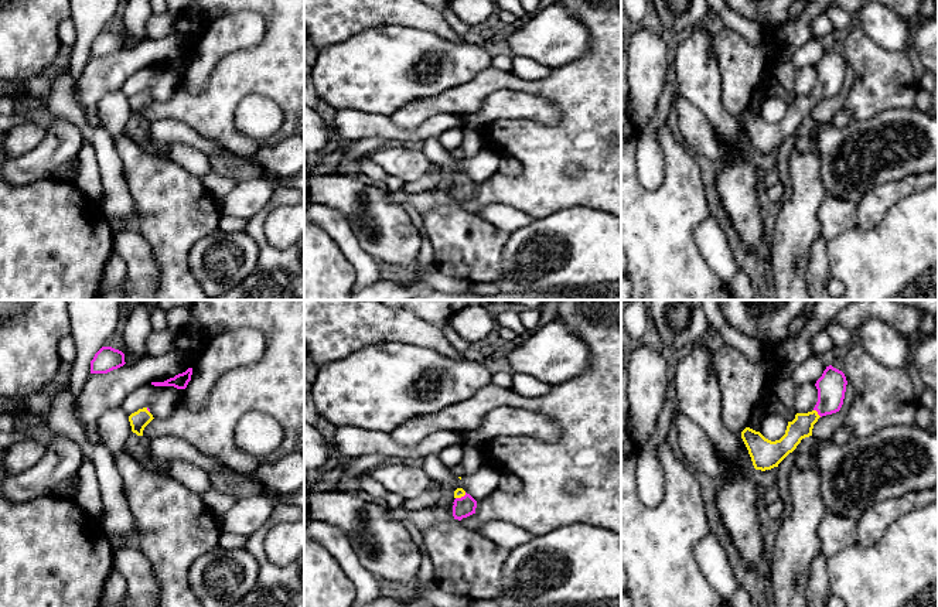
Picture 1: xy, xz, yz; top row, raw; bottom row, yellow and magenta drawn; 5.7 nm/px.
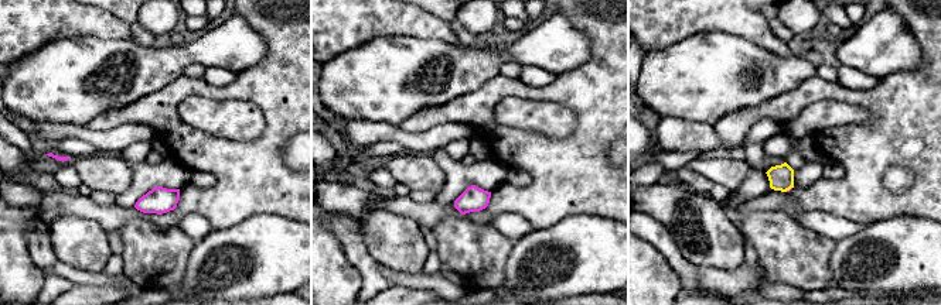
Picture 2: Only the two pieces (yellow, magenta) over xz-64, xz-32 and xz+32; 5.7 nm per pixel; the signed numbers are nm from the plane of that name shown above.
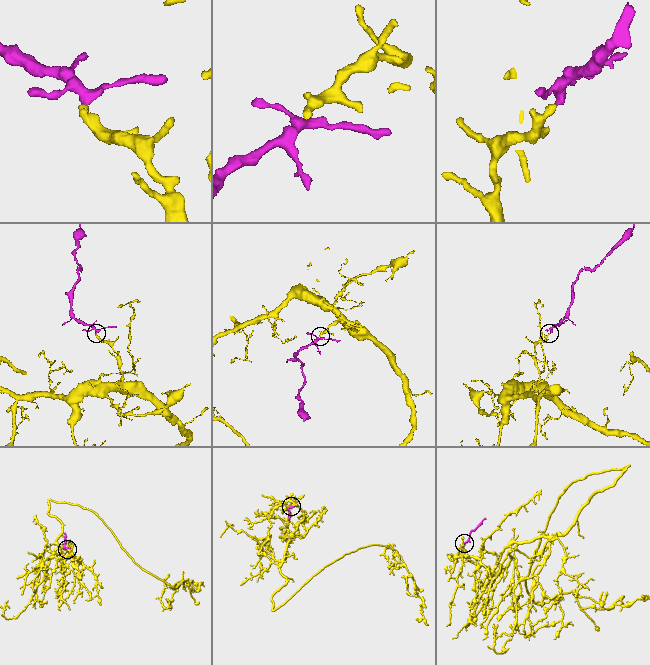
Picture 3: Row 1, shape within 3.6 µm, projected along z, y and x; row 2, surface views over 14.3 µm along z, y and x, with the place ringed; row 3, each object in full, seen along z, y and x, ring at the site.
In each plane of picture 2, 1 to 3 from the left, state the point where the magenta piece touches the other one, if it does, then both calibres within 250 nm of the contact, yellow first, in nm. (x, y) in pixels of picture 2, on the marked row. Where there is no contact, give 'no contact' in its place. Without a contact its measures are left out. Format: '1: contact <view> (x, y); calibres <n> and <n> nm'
1: no contact
2: no contact
3: contact xz+32 (788, 189); calibres 140 and 20 nm

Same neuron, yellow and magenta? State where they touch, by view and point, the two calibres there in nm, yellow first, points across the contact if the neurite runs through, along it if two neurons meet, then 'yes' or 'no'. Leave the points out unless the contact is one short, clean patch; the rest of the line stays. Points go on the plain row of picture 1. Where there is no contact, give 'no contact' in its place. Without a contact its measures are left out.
contact yz (817, 96); calibres 120 and 160 nm; way yz (801, 109), (817, 96), (829, 84), (831, 70); yes

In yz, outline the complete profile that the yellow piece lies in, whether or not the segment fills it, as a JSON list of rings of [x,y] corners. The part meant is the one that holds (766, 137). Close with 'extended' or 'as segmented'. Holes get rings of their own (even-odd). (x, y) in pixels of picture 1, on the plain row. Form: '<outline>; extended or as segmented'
[[[832,48],[826,50],[822,59],[815,67],[818,72],[818,85],[813,93],[808,96],[797,96],[795,102],[788,105],[785,117],[780,123],[771,125],[760,115],[746,110],[741,115],[741,122],[748,133],[754,151],[765,154],[778,150],[778,147],[797,132],[802,122],[812,119],[813,108],[819,100],[839,95],[843,88],[846,68],[847,64],[842,54],[833,51]]]; extended

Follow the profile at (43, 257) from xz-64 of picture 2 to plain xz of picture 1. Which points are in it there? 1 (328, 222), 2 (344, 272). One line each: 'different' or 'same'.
1: same
2: different

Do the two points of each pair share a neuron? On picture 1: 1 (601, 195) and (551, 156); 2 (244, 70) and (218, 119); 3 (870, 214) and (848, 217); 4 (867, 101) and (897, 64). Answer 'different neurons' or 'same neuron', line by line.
1: same neuron
2: same neuron
3: different neurons
4: same neuron

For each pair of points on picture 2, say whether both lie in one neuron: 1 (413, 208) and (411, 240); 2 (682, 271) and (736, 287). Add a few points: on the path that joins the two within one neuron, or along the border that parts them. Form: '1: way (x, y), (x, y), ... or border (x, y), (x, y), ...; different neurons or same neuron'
1: border (382, 204), (389, 211), (411, 218), (419, 226); different neurons
2: border (698, 267), (698, 287), (695, 290); different neurons

